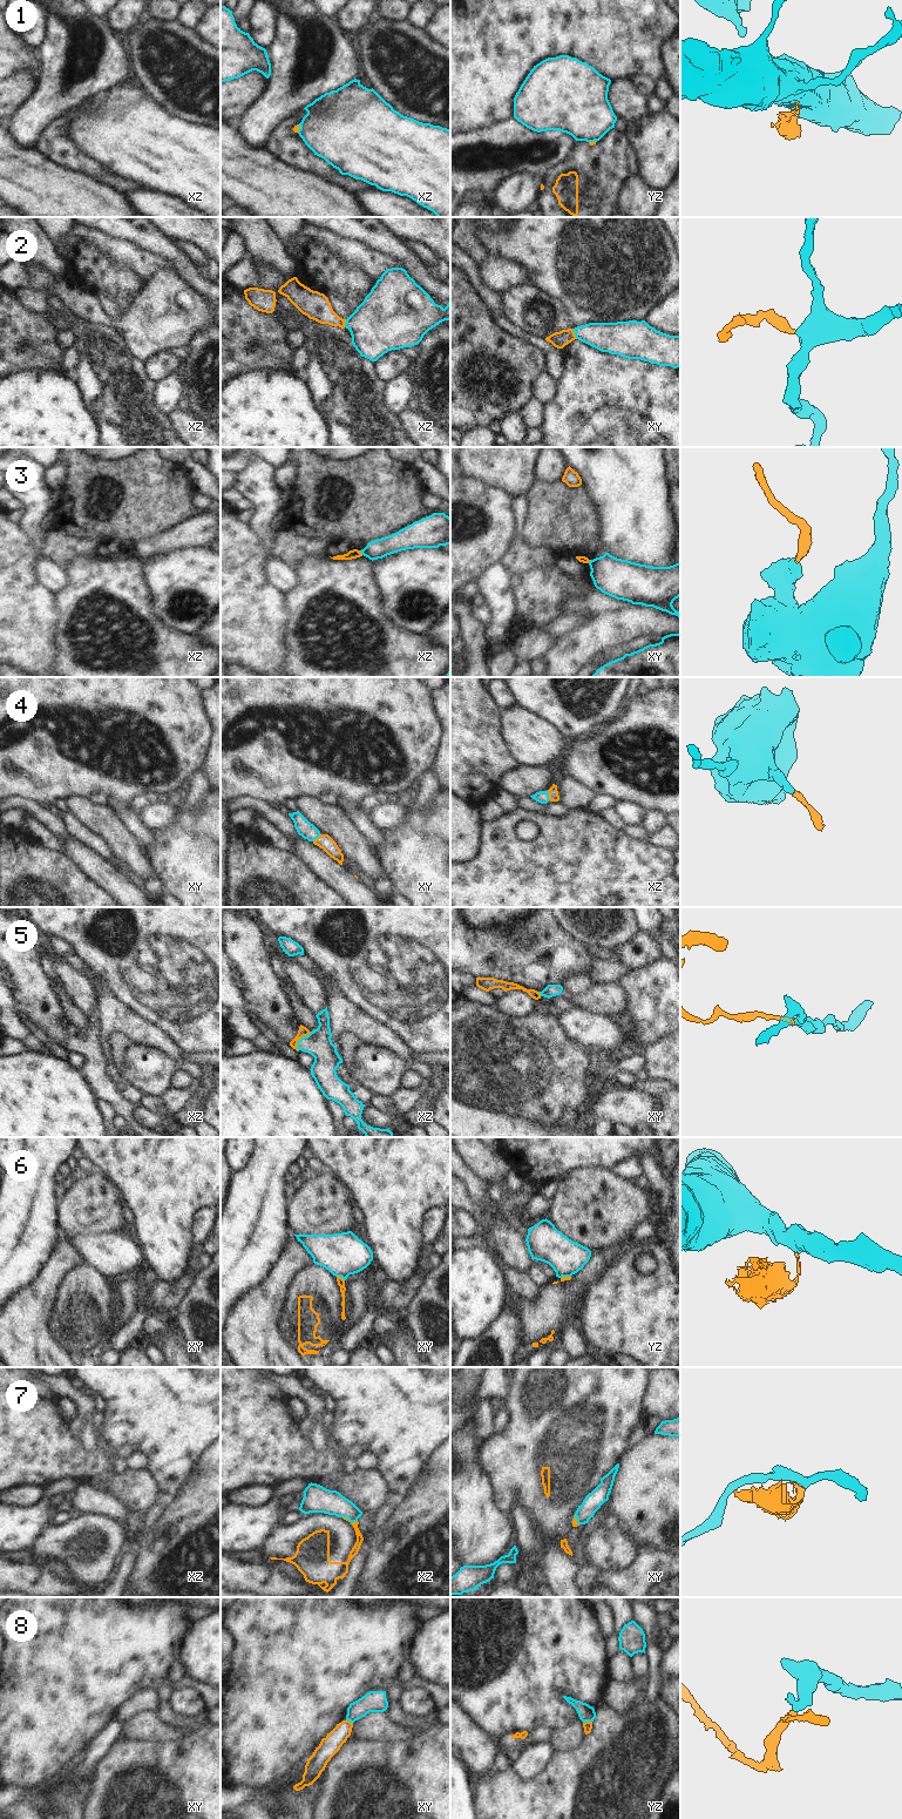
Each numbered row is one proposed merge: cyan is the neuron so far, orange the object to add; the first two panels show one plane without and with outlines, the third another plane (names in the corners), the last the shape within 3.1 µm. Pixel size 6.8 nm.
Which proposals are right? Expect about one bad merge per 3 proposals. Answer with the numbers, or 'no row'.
2, 4, 5

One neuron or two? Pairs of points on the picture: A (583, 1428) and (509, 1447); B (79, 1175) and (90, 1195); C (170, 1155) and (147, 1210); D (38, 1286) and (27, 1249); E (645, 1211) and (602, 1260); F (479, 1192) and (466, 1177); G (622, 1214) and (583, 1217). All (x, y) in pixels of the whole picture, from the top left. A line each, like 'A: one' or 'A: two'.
A: one
B: two
C: one
D: two
E: two
F: one
G: one

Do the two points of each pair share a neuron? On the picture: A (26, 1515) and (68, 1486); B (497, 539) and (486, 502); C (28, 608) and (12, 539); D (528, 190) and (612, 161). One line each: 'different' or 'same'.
A: same
B: same
C: same
D: different

